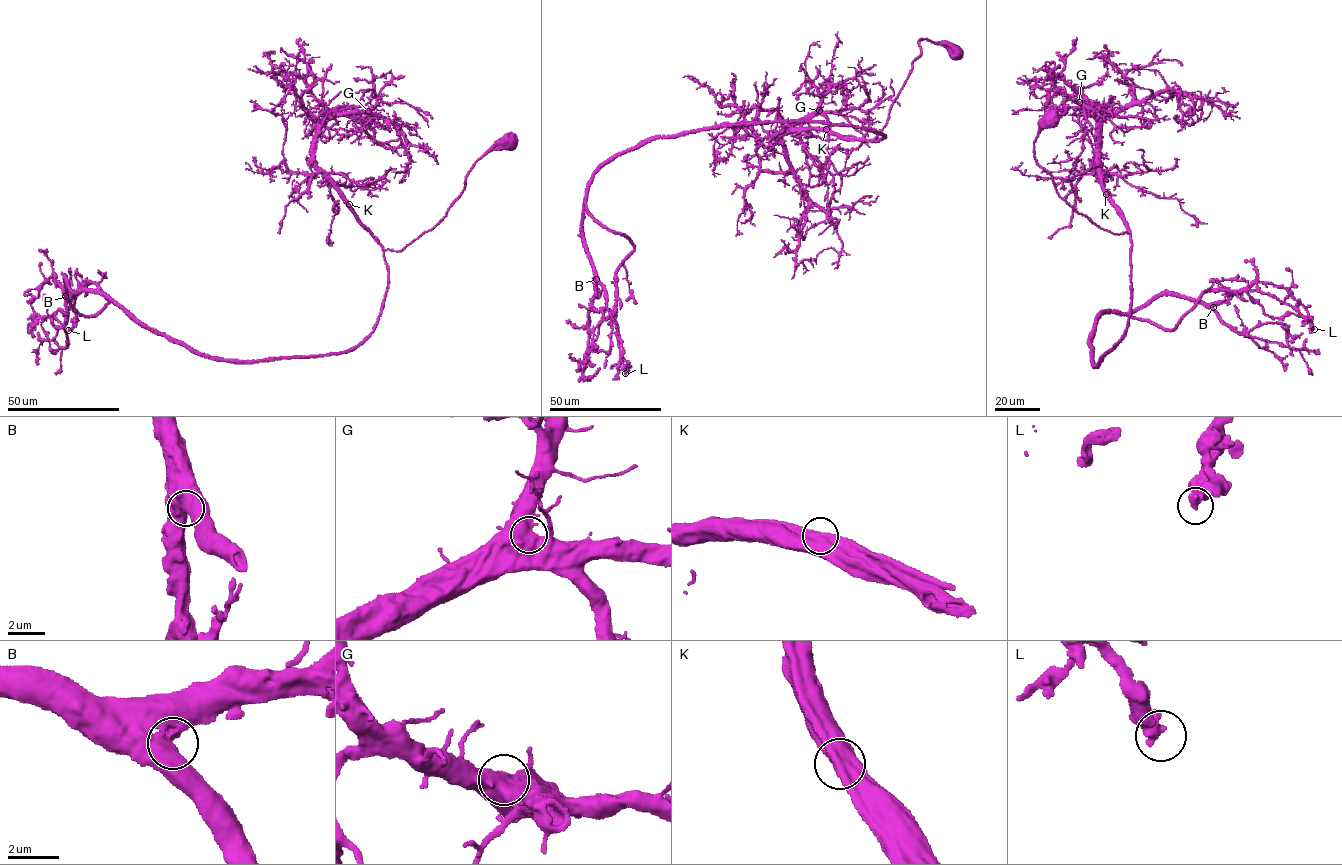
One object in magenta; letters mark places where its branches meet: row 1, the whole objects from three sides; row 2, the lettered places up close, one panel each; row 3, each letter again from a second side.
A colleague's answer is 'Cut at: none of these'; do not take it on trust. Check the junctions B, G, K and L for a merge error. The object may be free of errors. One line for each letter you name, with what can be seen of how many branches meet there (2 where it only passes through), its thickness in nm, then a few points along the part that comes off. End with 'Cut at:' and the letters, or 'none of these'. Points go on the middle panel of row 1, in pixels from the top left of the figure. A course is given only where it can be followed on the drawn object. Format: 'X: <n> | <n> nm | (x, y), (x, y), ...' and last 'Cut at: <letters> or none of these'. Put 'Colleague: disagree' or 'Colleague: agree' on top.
Colleague: agree
Cut at: none of these

